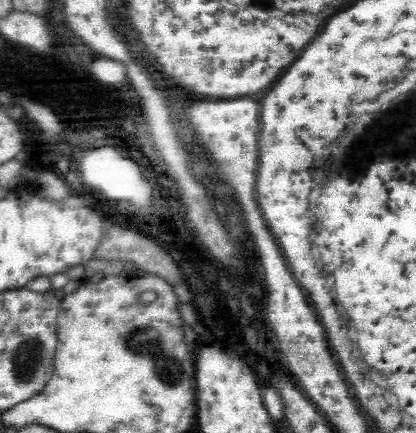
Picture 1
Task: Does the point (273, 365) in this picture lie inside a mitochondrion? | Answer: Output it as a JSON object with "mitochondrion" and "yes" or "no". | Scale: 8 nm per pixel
{"mitochondrion":"no"}

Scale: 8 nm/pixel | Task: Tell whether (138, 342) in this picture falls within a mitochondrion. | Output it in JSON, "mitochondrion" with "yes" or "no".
{"mitochondrion":"yes"}

